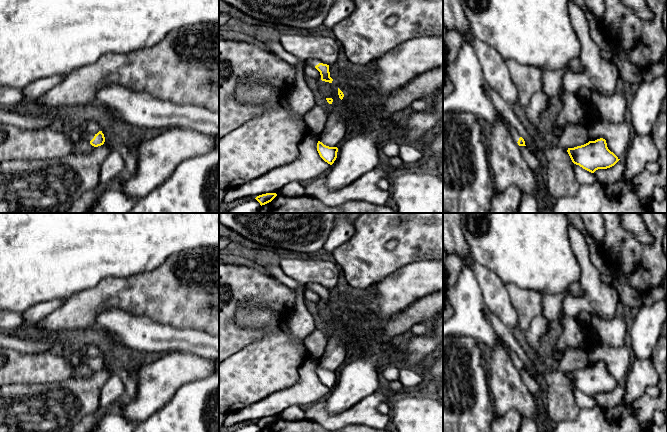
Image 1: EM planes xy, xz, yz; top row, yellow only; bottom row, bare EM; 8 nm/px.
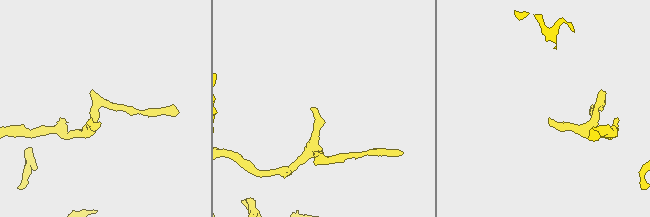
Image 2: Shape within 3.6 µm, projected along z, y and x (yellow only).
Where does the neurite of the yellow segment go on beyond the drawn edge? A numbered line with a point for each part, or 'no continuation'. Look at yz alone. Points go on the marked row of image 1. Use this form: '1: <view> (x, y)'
1: yz (469, 95)

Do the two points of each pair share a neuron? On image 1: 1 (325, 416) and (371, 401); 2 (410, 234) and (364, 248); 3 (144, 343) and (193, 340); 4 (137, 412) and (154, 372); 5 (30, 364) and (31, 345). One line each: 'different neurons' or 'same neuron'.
1: same neuron
2: same neuron
3: same neuron
4: same neuron
5: different neurons

